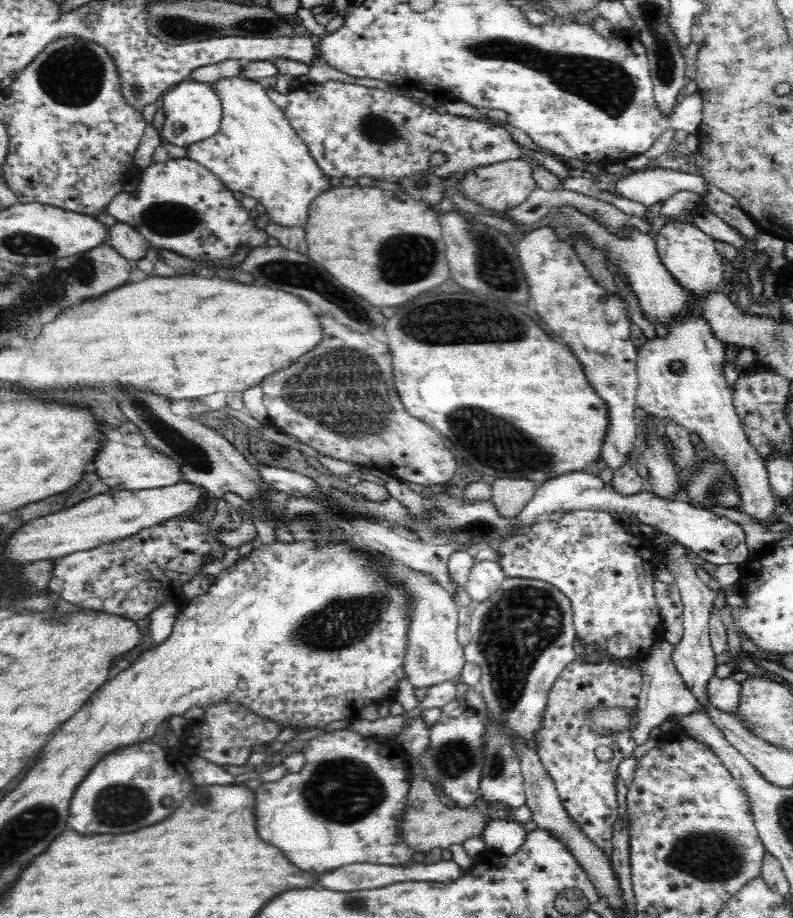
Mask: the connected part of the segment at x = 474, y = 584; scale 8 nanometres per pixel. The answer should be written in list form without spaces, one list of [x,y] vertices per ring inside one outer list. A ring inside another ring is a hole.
[[[483,561],[473,564],[465,586],[472,602],[484,602],[492,596],[507,576],[497,562]]]

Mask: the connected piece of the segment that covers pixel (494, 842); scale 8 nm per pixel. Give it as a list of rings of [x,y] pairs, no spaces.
[[[496,818],[486,822],[482,838],[491,853],[512,856],[525,843],[527,834],[520,822]]]

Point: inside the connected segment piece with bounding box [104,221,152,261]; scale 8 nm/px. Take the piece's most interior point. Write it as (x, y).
(130, 244)

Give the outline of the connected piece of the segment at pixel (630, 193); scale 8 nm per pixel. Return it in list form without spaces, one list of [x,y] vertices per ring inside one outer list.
[[[654,165],[624,176],[616,183],[617,192],[622,197],[640,202],[647,207],[670,198],[680,190],[690,190],[704,198],[707,186],[708,182],[701,175]]]

